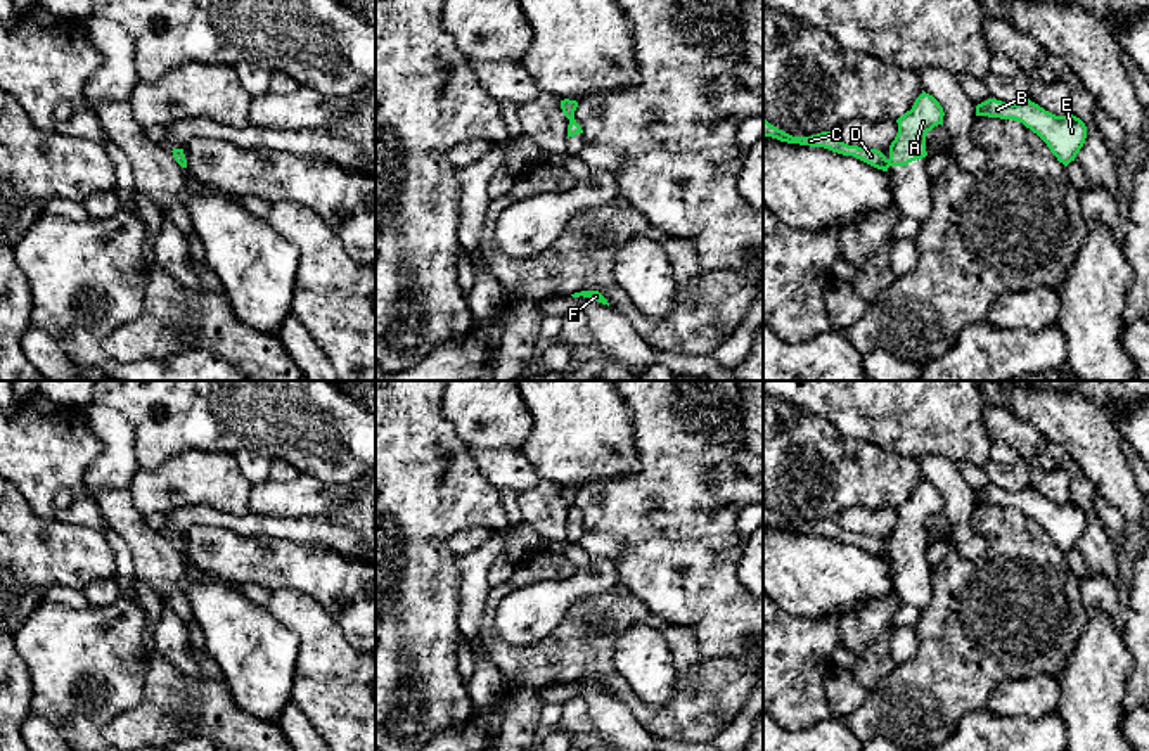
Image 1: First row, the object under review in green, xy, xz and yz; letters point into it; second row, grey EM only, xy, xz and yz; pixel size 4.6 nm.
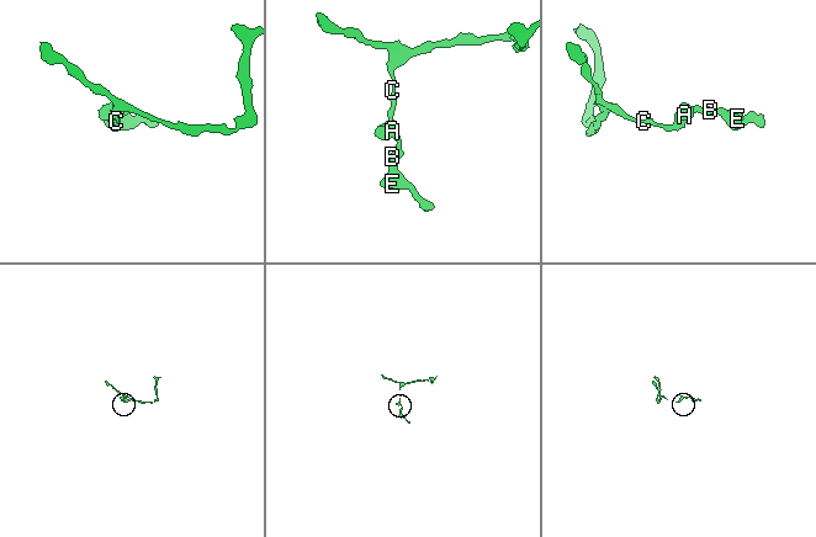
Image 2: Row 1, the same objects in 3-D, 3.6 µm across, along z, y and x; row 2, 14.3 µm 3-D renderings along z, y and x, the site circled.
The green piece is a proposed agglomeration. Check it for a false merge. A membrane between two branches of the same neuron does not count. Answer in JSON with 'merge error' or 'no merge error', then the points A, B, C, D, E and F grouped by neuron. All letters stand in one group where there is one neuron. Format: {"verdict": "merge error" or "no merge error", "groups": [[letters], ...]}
{"verdict": "merge error", "groups": [["A", "B", "E", "F"], ["C", "D"]]}

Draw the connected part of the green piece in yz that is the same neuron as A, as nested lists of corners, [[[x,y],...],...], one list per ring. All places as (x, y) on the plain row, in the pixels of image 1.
[[[922,479],[912,497],[896,507],[898,521],[889,533],[889,554],[907,554],[926,545],[926,523],[934,514],[943,512],[943,504],[940,490]]]

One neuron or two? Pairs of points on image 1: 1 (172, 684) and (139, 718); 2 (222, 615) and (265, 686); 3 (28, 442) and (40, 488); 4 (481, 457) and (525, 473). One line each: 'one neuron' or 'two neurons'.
1: one neuron
2: one neuron
3: one neuron
4: one neuron

